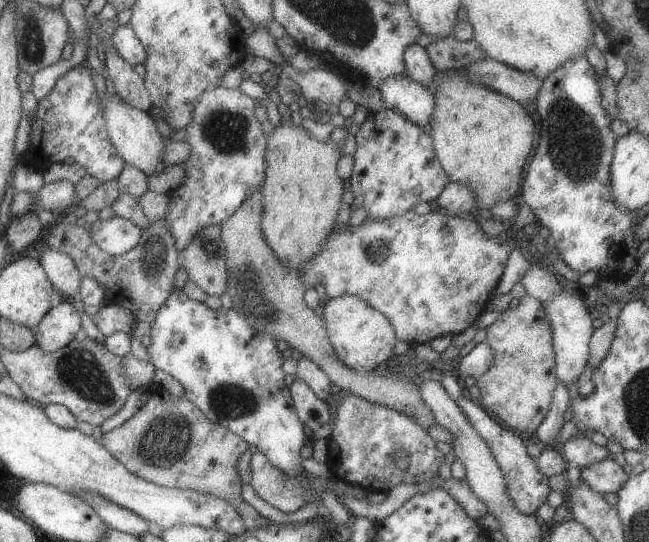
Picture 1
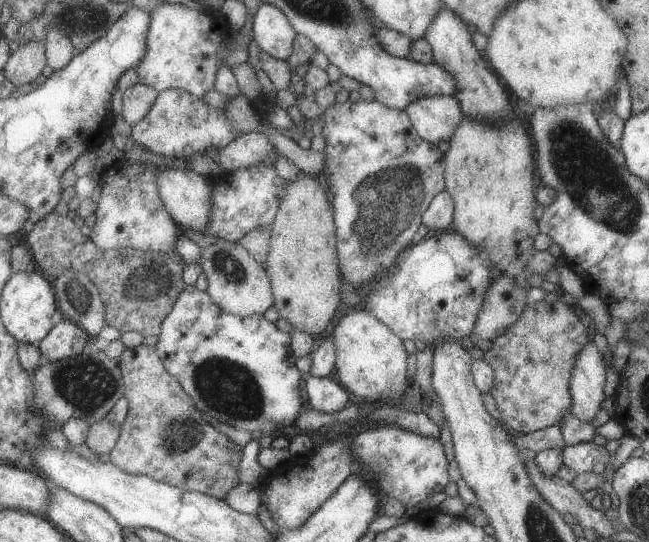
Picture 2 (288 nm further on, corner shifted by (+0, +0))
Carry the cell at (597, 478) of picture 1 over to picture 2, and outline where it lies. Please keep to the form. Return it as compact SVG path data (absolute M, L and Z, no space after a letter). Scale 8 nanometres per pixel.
M593 442L563 448L563 466L571 468L575 474L603 476L609 458L611 452L607 452L603 446L595 446Z

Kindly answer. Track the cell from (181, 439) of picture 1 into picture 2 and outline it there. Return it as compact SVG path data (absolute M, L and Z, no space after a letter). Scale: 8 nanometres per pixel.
M143 344L135 348L125 348L117 364L121 368L121 376L125 382L125 398L129 400L129 412L125 422L121 424L121 434L113 450L109 452L111 462L117 468L133 476L147 476L157 482L169 484L173 488L187 490L187 492L201 492L217 500L223 500L235 486L241 484L239 462L243 458L243 448L233 440L229 440L219 430L215 430L209 424L209 420L201 418L201 412L197 410L191 396L179 386L177 378L163 368L155 348Z

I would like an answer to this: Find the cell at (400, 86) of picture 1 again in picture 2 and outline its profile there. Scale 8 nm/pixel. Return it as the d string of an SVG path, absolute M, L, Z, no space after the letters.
M451 96L419 98L411 102L405 112L417 134L431 144L437 140L449 140L453 136L453 130L463 120L461 106L457 98Z

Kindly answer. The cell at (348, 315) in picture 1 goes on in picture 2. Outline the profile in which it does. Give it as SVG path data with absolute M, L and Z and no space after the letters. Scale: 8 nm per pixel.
M365 308L345 310L343 316L335 322L329 340L335 344L337 358L333 370L337 374L337 382L347 388L347 392L377 404L395 404L403 396L403 390L411 380L405 376L407 354L403 350L401 338L395 336L371 312Z

